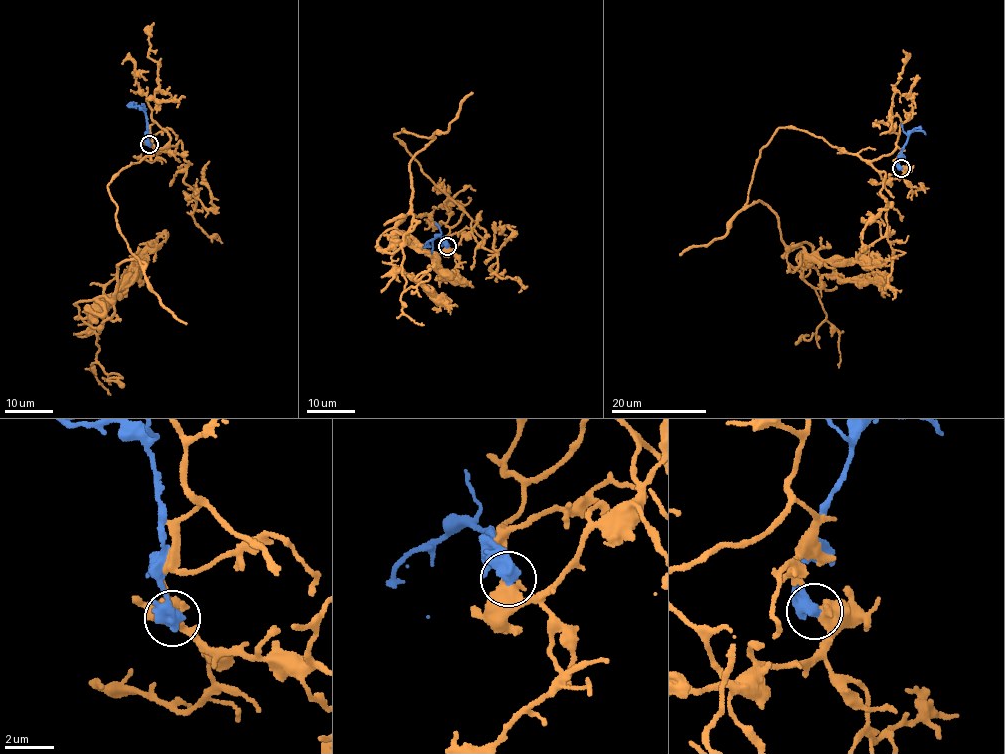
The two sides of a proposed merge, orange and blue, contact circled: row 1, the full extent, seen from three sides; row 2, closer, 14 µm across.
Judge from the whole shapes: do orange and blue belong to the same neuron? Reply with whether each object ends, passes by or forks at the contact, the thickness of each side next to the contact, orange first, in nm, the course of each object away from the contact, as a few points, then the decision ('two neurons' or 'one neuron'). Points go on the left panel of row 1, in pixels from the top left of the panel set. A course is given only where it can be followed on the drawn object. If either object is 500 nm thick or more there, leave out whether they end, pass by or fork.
600 nm thick on the orange side, 600 nm on the other; orange runs (149, 144), (177, 147), (107, 186), (145, 266), (118, 264), (96, 343), (124, 387); blue runs (149, 144), (147, 119), (136, 103), (134, 105); two neurons

